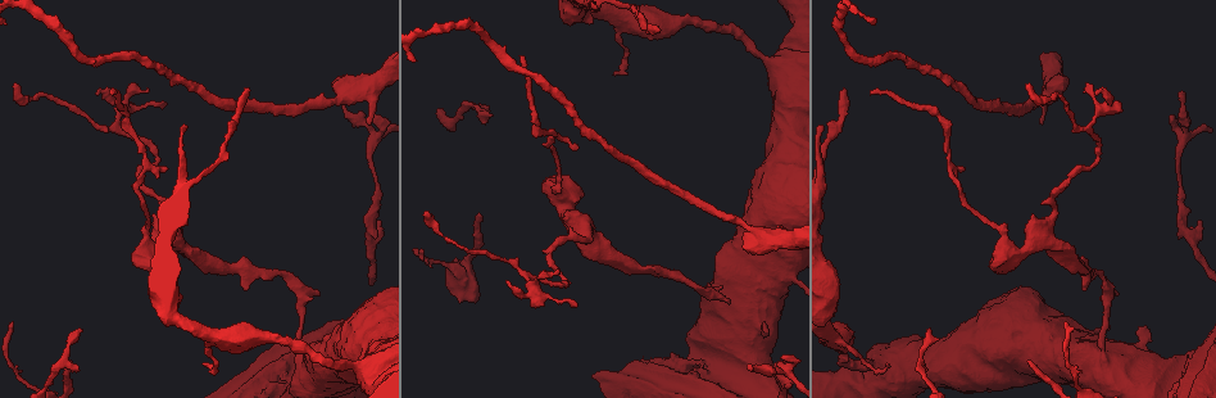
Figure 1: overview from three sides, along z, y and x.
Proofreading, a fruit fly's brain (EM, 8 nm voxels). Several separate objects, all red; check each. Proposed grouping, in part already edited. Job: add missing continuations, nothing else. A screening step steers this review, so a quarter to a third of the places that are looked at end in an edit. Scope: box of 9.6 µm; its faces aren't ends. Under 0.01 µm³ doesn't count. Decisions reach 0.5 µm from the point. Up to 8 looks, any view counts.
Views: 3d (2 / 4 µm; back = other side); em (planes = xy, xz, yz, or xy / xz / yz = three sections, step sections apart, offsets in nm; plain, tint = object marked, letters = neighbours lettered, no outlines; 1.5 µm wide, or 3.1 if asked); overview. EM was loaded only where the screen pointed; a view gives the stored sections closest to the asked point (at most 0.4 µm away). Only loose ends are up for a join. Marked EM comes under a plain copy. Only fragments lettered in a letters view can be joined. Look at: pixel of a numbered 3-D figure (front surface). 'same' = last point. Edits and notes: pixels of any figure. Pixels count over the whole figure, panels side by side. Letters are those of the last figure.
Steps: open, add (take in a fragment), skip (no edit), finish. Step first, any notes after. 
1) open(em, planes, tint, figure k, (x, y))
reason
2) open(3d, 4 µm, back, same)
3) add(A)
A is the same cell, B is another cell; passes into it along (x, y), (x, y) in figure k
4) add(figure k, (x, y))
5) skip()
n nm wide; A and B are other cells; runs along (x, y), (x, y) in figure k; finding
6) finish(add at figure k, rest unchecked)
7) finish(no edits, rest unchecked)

open(em, planes, letters, figure 1, (780, 225))
an open end

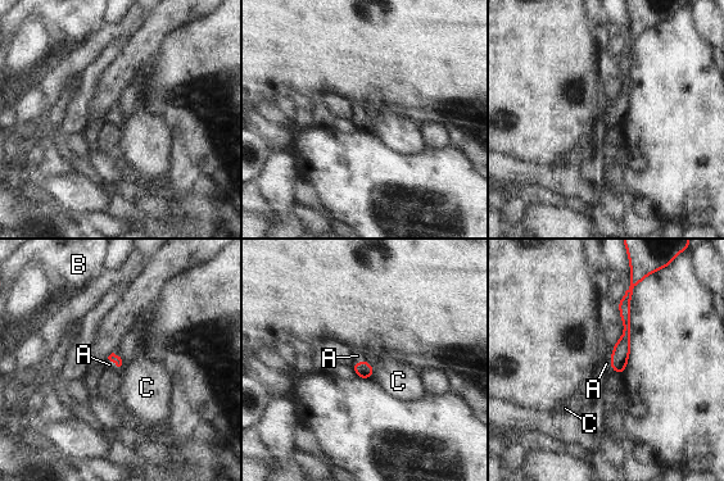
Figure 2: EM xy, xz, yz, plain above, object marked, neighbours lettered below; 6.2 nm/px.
add(A)
A is the same cell, B and C are other cells; passes into it along (619, 359), (610, 361), (606, 363) in figure 2; it goes on there

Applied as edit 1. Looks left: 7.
open(overview)
see it whole again

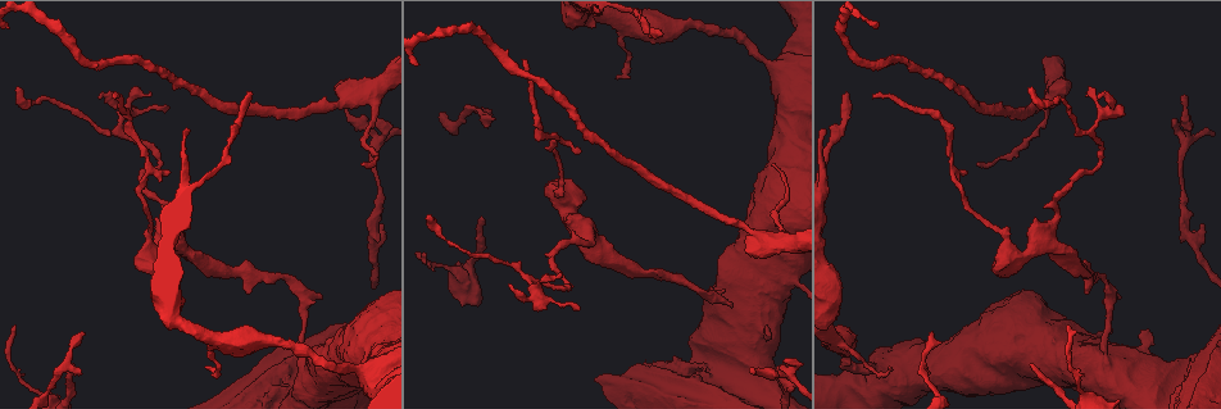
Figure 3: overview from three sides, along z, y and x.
open(em, planes, letters, figure 3, (206, 370))
free end

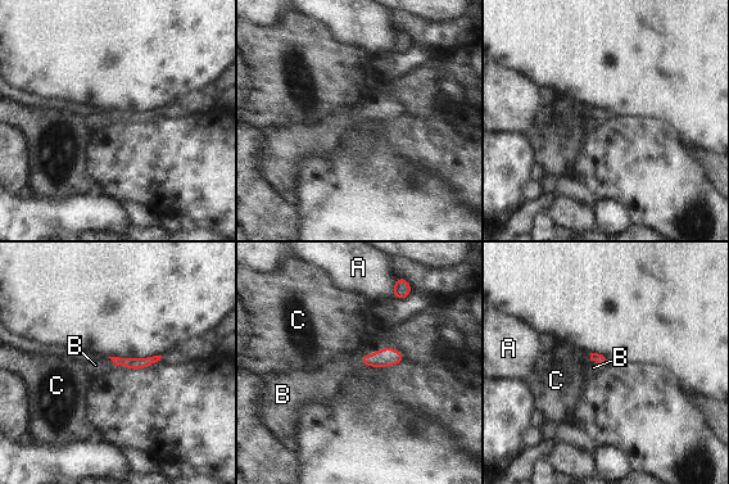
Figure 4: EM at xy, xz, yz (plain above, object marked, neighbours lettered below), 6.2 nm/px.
skip()
A touches over 100 nm; A, B and C are other cells; no lettered fragment goes on from it

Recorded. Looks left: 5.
finish(add at figure 2, rest unchecked)

